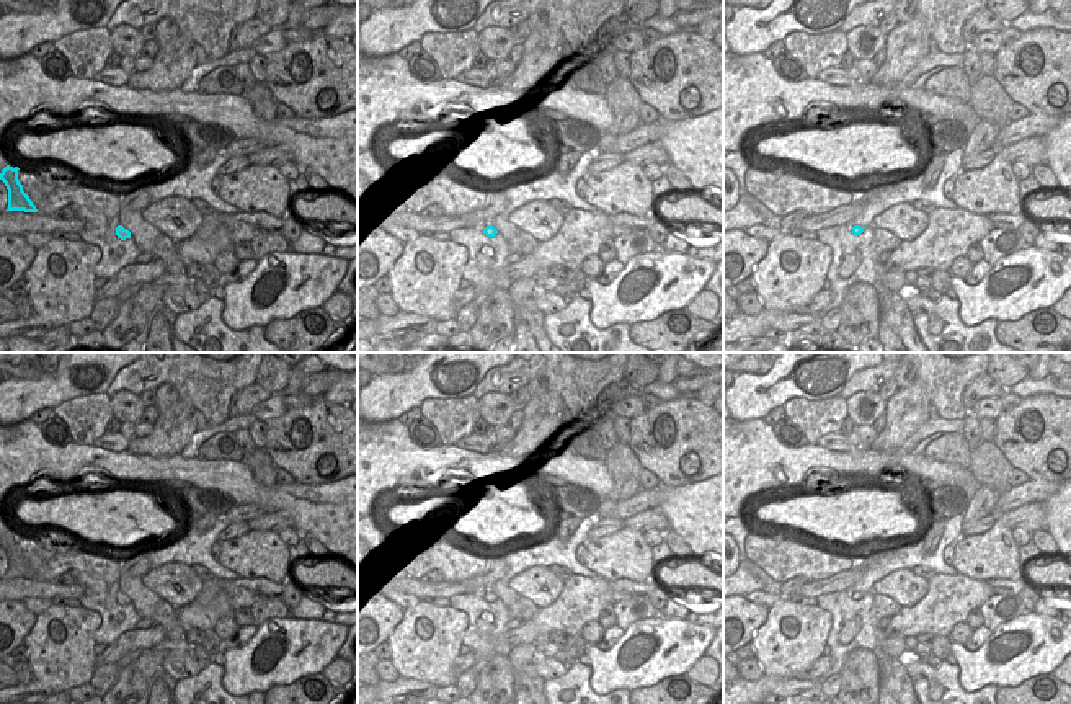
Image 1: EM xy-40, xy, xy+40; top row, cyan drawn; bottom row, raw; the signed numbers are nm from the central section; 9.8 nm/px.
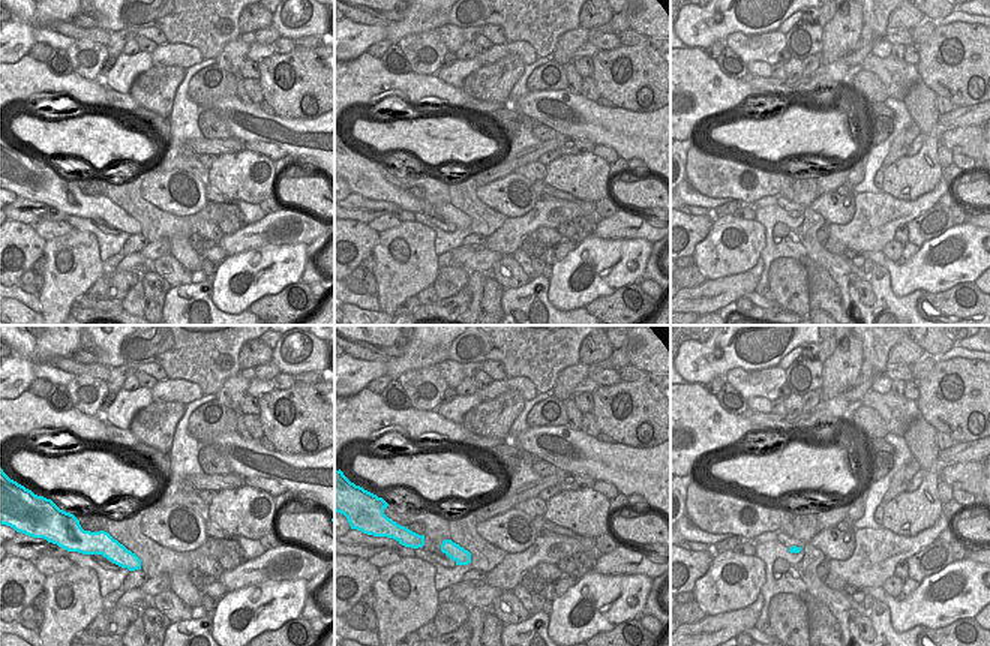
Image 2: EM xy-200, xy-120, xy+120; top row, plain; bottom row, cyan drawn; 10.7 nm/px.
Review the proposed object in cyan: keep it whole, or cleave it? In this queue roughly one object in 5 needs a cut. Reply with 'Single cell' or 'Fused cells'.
Single cell

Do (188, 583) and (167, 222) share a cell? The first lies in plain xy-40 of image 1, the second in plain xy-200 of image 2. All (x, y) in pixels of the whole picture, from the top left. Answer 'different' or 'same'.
different

